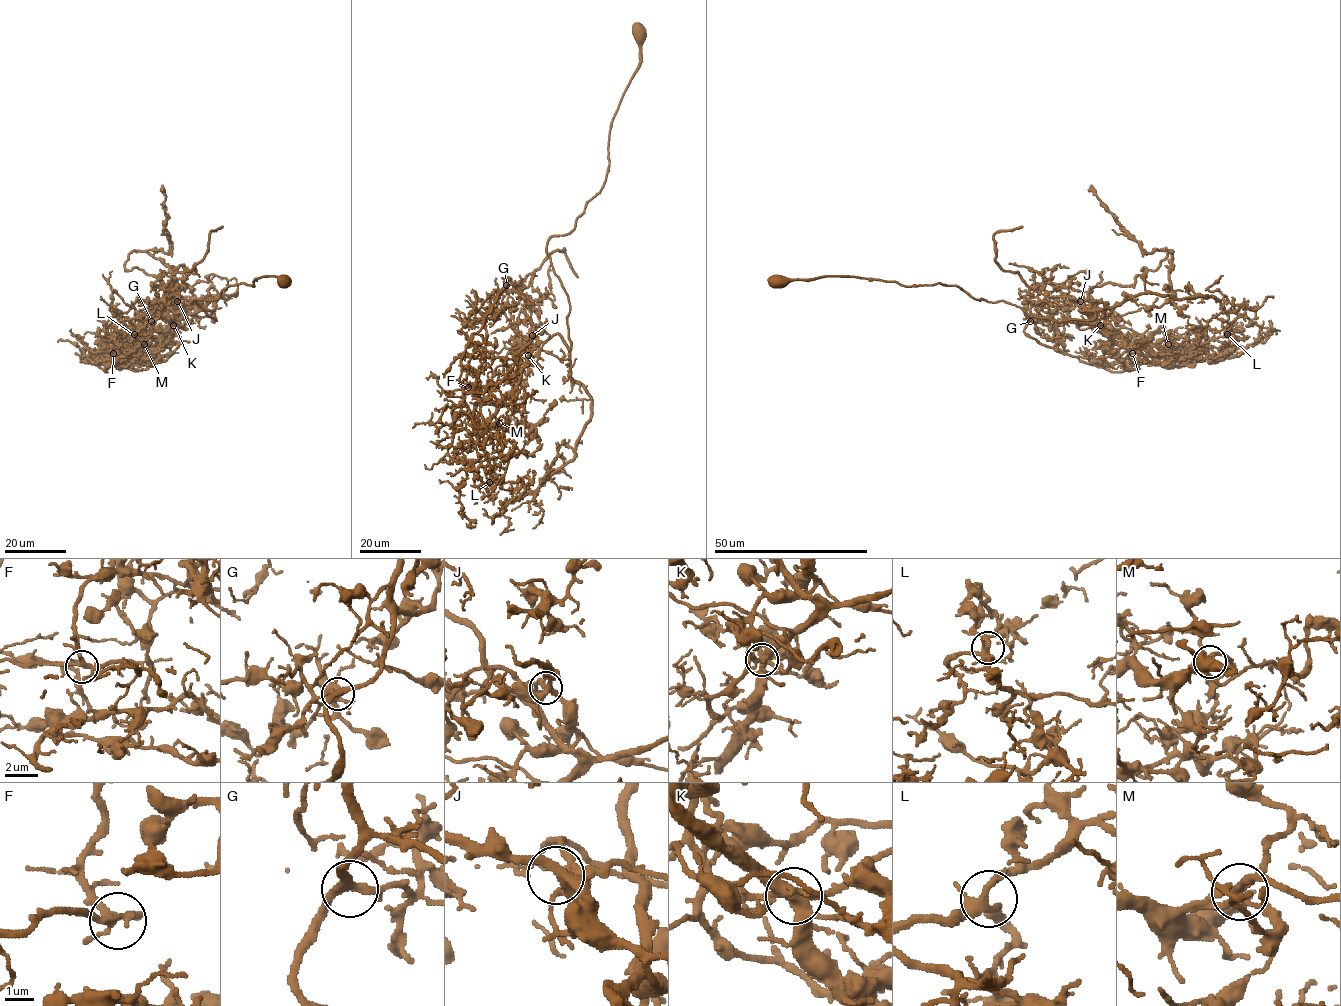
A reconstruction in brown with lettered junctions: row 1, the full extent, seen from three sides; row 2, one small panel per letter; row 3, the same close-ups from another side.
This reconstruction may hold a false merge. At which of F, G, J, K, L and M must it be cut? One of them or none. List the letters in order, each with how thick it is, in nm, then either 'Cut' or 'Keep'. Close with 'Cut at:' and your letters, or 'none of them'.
F: Thickness 260 nm. Keep
G: Thickness 300 nm. Keep
J: Thickness 360 nm. Keep
K: Thickness 420 nm. Cut
L: Thickness 320 nm. Keep
M: Thickness 240 nm. Keep
Cut at: K

